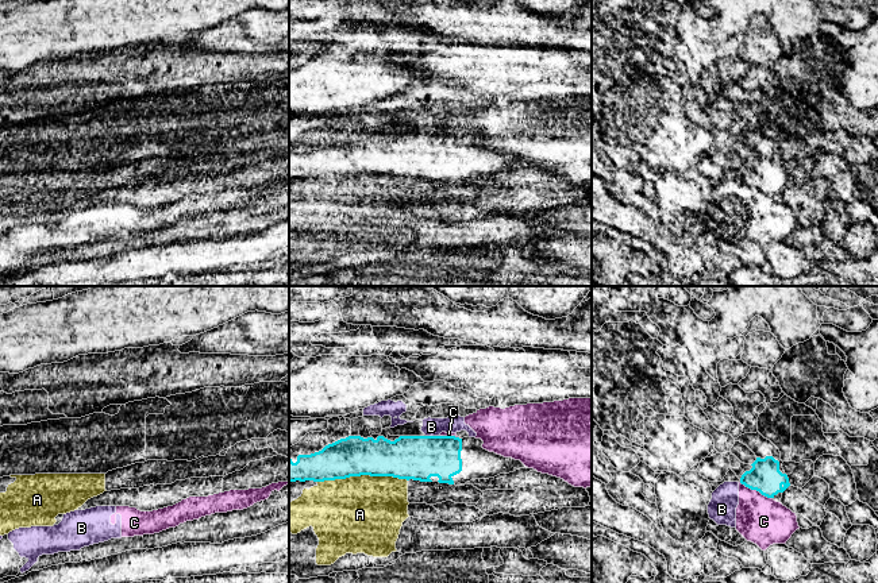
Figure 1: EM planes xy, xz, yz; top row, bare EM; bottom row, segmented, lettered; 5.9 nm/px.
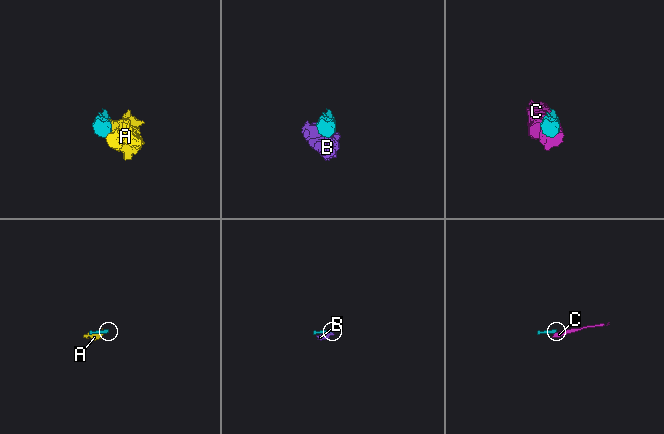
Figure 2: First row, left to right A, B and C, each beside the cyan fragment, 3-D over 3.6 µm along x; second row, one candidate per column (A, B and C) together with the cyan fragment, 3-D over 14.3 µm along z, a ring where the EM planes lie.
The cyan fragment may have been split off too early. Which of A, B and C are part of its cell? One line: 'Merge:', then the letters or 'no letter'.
Merge: no letter

